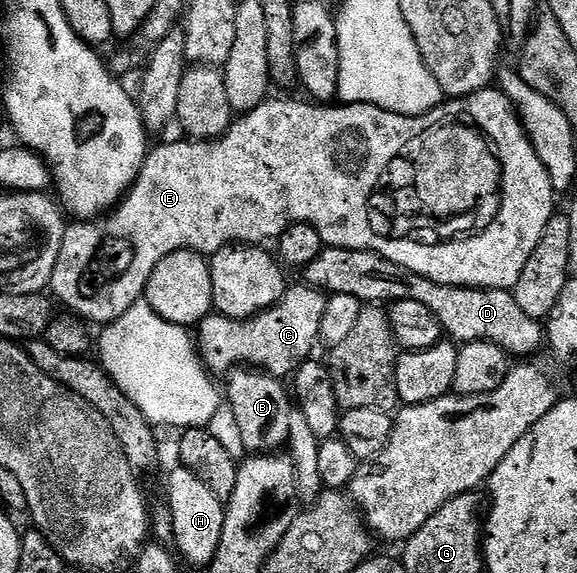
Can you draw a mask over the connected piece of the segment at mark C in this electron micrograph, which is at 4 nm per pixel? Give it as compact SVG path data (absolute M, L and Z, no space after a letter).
M304 282L286 287L285 298L265 311L245 320L211 314L195 328L195 343L201 361L210 373L232 373L242 366L267 372L278 378L292 377L314 355L313 347L321 340L320 323L327 310L326 293Z

